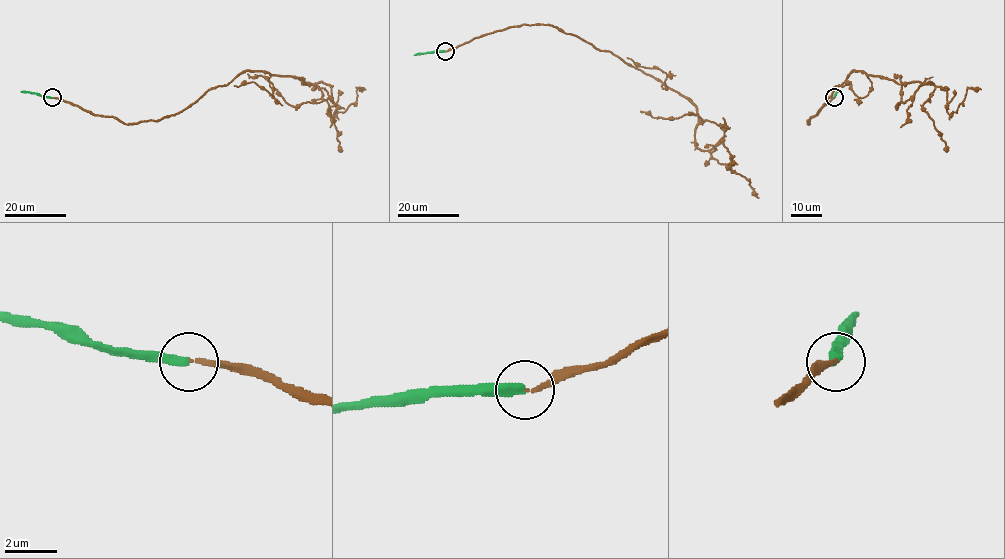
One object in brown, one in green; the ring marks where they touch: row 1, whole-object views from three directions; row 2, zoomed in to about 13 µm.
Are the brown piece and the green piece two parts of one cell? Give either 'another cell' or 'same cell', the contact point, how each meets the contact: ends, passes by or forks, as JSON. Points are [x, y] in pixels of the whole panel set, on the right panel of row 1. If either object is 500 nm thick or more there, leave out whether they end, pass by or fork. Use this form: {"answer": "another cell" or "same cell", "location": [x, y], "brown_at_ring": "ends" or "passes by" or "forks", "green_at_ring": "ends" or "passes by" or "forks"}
{"answer": "same cell", "location": [834, 97], "brown_at_ring": "ends", "green_at_ring": "ends"}

